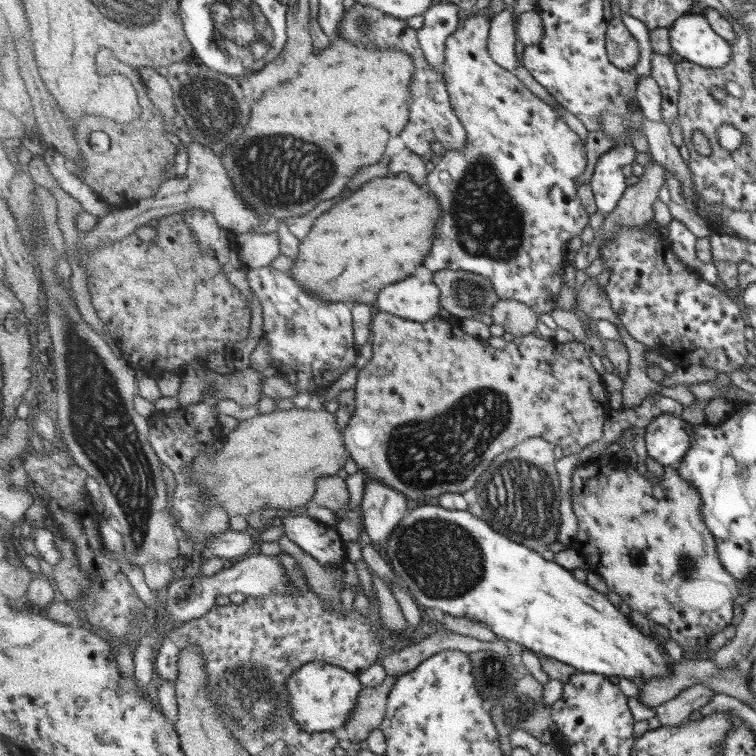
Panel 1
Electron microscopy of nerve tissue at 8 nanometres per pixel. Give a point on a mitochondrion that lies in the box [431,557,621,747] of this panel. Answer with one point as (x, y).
(495, 677)

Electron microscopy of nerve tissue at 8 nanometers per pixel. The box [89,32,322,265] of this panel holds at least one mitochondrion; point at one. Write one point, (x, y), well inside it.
(204, 99)

